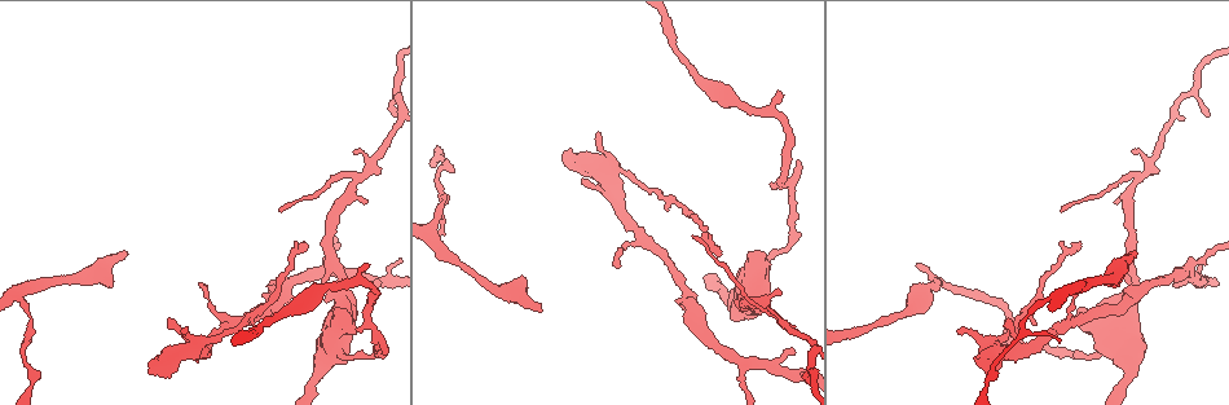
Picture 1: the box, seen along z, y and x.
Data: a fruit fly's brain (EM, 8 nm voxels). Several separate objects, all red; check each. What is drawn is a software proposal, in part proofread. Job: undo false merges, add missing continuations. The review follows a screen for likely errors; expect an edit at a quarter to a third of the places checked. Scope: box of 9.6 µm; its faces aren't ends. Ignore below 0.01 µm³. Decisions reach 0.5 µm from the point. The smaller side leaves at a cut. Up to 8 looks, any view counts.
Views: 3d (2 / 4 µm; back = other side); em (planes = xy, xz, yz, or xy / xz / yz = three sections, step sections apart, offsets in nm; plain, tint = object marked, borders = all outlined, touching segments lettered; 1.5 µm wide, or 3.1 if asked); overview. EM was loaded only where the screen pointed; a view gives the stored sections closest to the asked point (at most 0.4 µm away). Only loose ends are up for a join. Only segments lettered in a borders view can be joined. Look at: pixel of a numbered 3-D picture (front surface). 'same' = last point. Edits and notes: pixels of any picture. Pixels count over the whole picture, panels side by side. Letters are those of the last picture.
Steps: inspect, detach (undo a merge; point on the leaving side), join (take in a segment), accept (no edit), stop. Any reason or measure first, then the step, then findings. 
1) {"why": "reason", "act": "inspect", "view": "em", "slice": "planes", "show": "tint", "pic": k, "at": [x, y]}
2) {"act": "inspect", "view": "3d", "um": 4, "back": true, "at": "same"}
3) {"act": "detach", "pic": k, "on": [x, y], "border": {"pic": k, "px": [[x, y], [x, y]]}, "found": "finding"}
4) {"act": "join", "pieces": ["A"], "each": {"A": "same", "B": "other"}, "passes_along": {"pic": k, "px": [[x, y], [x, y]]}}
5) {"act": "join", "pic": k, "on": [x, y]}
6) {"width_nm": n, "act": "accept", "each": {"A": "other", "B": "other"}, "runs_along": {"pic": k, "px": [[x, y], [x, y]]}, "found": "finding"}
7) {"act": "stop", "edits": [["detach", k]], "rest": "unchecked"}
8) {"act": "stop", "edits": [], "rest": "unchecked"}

{"why": "an open end", "act": "inspect", "view": "3d", "um": 4, "pic": 1, "at": [792, 350]}

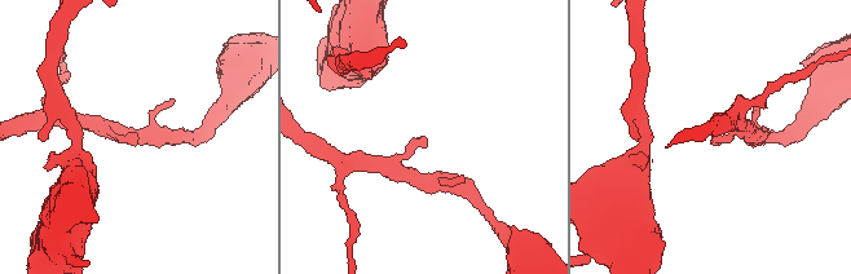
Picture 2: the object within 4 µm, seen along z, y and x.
{"why": "need the tissue", "act": "inspect", "view": "em", "slice": "xz", "step": 8, "show": "borders", "pic": 2, "at": [715, 137]}

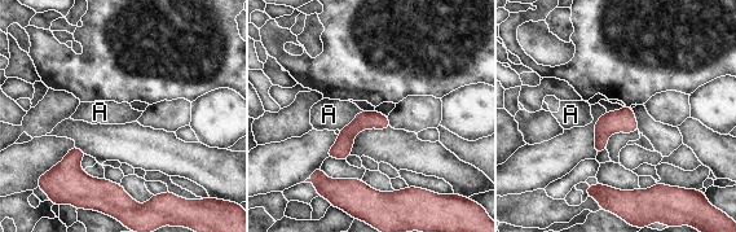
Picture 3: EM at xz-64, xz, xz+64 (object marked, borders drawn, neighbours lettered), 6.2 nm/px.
{"why": "cut it another way", "act": "inspect", "view": "em", "slice": "planes", "show": "borders", "at": "same"}

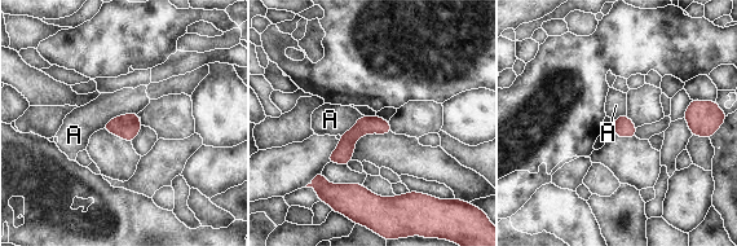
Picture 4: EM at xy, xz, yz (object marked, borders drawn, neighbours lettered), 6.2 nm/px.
{"width_nm": 110, "act": "accept", "each": {"A": "other"}, "runs_along": {"pic": 4, "px": [[387, 126], [363, 126], [331, 159]]}, "found": "none of them fits"}

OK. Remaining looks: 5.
{"why": "an open end", "act": "inspect", "view": "em", "slice": "planes", "show": "tint", "pic": 1, "at": [1118, 203]}

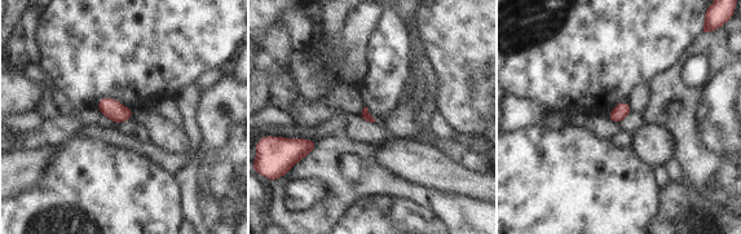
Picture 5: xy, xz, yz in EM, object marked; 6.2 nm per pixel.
{"act": "inspect", "view": "em", "slice": "planes", "show": "borders", "at": "same"}

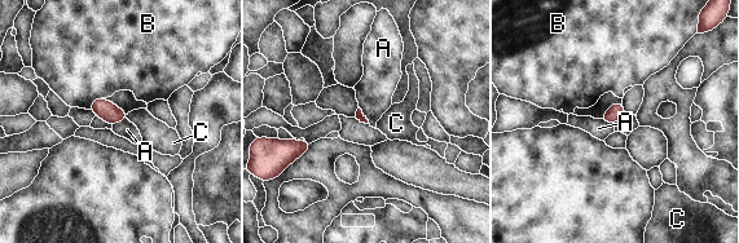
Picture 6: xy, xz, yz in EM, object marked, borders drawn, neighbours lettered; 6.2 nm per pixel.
{"longest_contact_nm": ["A", 130], "act": "accept", "each": {"A": "other", "B": "other", "C": "other"}, "found": "none of them fits"}

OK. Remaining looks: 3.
{"act": "inspect", "view": "3d", "um": 2, "pic": 1, "at": [721, 254]}

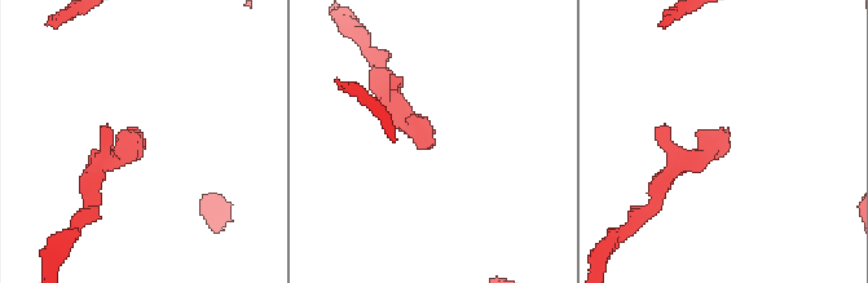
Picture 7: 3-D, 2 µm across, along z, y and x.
{"act": "inspect", "view": "em", "slice": "xz", "step": 4, "show": "borders", "pic": 7, "at": [433, 144]}

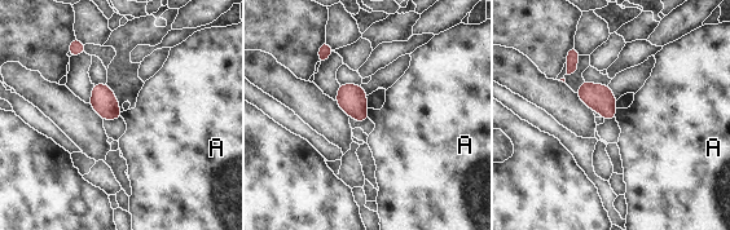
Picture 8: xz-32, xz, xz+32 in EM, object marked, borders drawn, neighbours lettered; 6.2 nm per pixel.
{"act": "inspect", "view": "em", "slice": "planes", "show": "borders", "at": "same"}

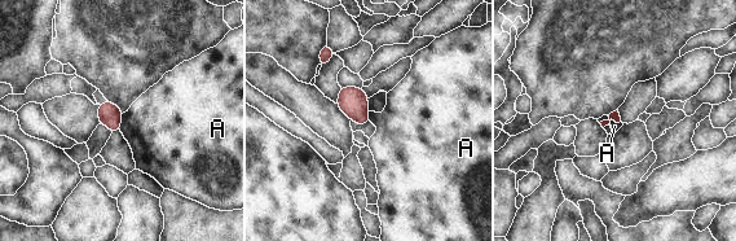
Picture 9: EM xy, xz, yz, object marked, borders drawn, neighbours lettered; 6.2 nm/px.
{"act": "accept", "each": {"A": "other"}, "border": {"pic": 9, "px": [[620, 121], [612, 119], [611, 127]]}, "found": "no lettered segment goes on from it"}

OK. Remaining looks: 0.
{"act": "stop", "edits": [], "rest": "unchecked"}

